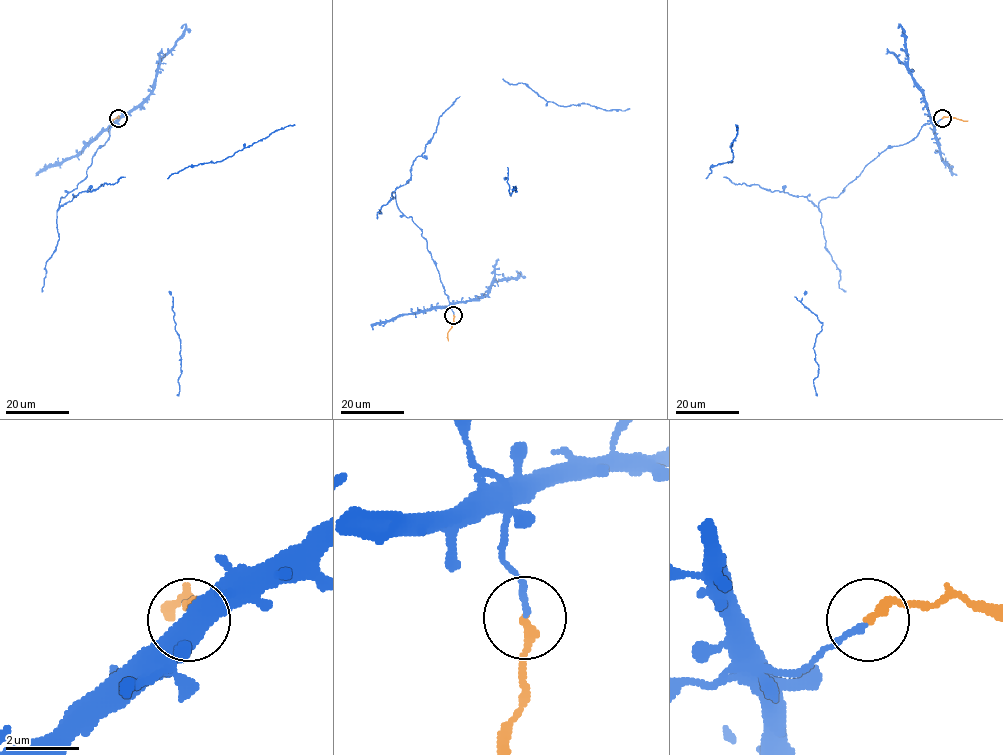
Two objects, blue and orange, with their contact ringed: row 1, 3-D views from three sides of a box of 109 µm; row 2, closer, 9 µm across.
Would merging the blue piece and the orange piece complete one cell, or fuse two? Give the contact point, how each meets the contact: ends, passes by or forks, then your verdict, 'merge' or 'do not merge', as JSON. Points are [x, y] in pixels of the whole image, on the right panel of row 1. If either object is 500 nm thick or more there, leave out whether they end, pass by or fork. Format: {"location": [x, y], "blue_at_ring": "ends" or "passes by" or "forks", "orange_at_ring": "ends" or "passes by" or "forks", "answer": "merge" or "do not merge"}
{"location": [942, 118], "blue_at_ring": "ends", "orange_at_ring": "ends", "answer": "merge"}

